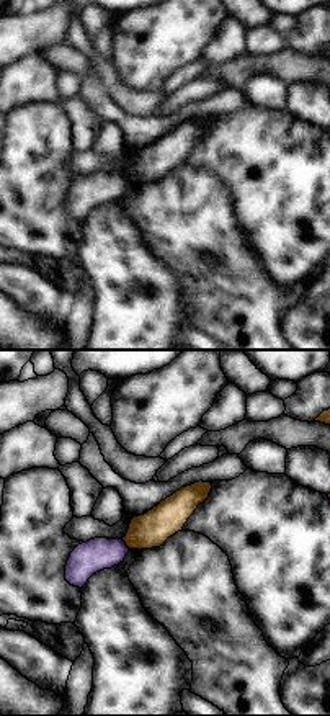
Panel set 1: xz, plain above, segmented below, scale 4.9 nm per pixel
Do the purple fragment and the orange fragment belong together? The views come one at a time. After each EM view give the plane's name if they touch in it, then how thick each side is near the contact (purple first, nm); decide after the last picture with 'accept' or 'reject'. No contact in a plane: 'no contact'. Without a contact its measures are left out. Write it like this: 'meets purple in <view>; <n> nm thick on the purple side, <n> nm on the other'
meets purple in xz; 160 nm thick on the purple side, 180 nm on the other

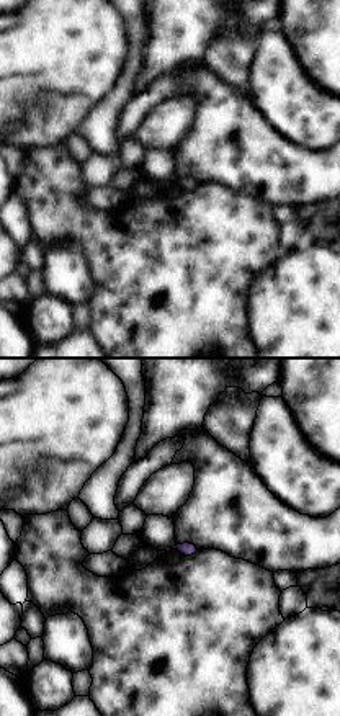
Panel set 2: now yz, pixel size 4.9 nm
meets purple in yz; 60 nm thick on the purple side, 20 nm on the other

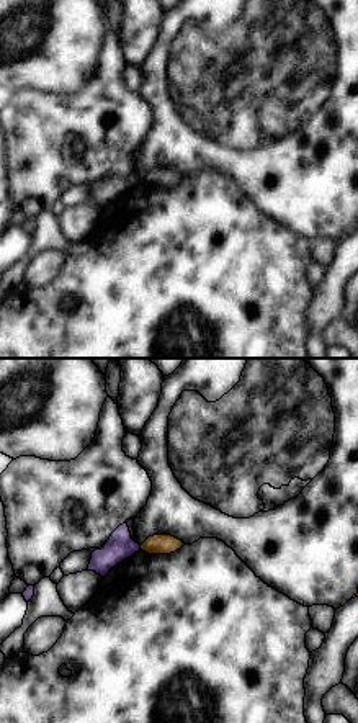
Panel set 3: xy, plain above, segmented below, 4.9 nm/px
meets purple in xy; 140 nm thick on the purple side, 100 nm on the other

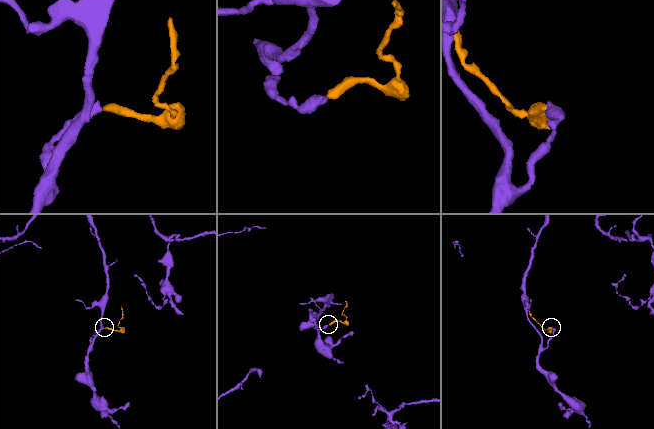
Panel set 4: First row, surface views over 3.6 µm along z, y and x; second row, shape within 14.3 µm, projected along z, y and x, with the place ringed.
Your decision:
reject

